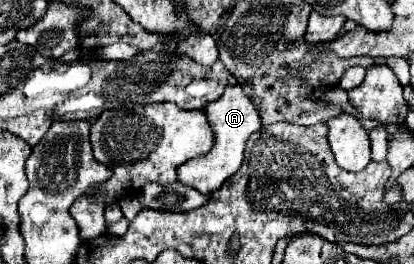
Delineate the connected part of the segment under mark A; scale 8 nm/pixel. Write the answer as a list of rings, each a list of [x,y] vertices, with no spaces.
[[[239,86],[227,88],[223,92],[223,96],[211,104],[205,106],[205,116],[209,120],[209,126],[213,130],[215,136],[215,144],[211,148],[209,154],[205,156],[197,156],[193,160],[183,162],[177,168],[177,180],[185,186],[191,186],[195,190],[199,190],[201,194],[211,194],[215,192],[231,174],[235,174],[241,168],[243,162],[243,150],[245,150],[245,142],[247,138],[261,130],[261,118],[257,108],[251,104],[251,100],[241,92]]]

